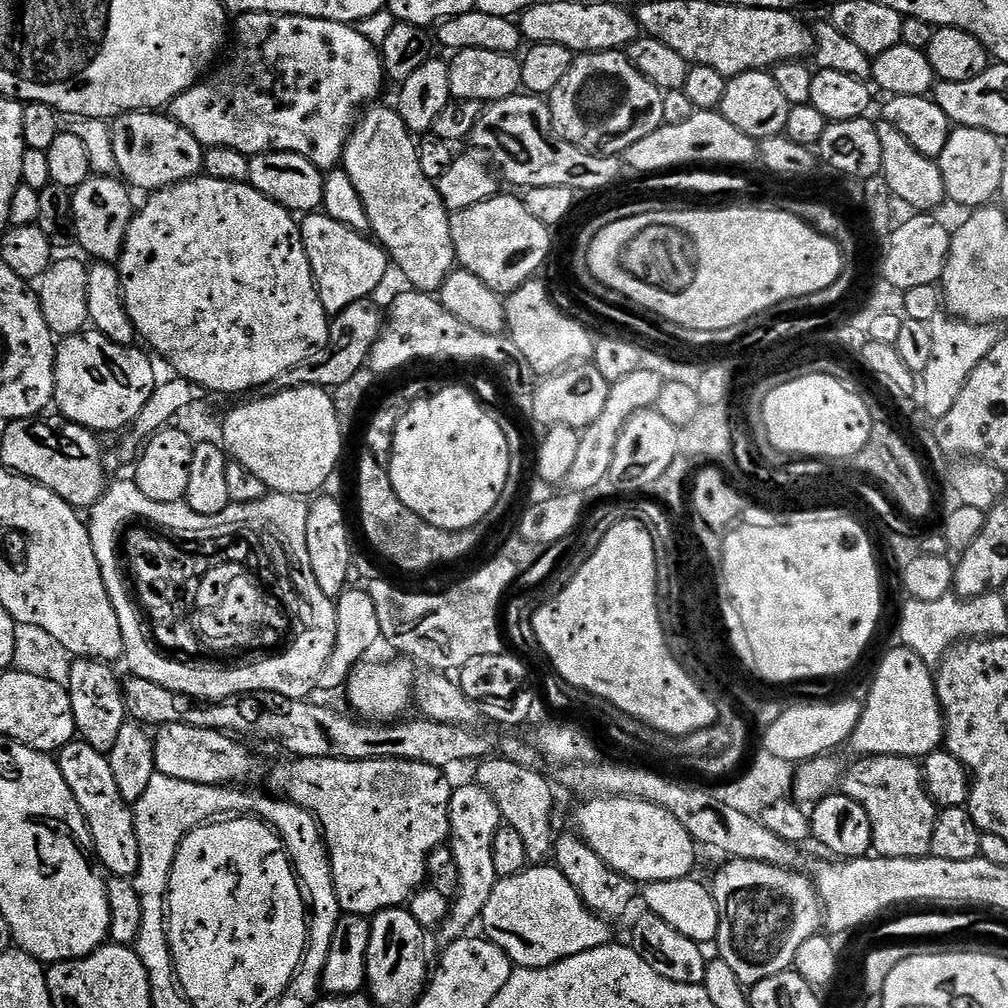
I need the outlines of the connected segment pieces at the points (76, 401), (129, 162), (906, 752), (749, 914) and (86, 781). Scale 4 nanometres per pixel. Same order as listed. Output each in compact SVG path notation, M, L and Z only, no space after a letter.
M95 330L76 332L73 336L63 337L56 345L56 395L55 407L60 407L60 412L65 421L81 424L83 428L91 428L97 434L103 432L116 432L119 428L127 429L142 414L146 402L150 402L150 394L156 389L158 375L152 365L153 357L147 351L139 352L139 347L110 342Z
M156 110L127 112L125 116L115 117L110 127L116 172L133 189L145 188L145 193L151 194L183 180L192 180L204 171L204 145L198 143L194 134L190 134L190 130L183 128L171 115Z
M895 646L880 660L868 701L863 701L860 721L852 731L850 748L866 756L906 756L923 758L944 742L944 712L936 697L933 669L918 654Z
M729 859L728 864L724 864L716 872L716 877L710 880L712 889L712 897L718 906L718 934L716 935L715 947L720 947L718 952L719 959L726 961L730 967L734 969L734 974L738 974L738 978L745 986L751 986L762 982L762 978L774 978L774 974L782 974L792 968L794 962L794 954L798 954L802 942L806 942L806 938L817 935L822 928L822 905L820 898L816 894L816 885L807 875L799 876L799 871L791 868L779 868L778 866L770 866L762 862L750 862L749 860Z
M77 738L60 749L58 763L62 770L62 778L66 778L66 786L70 786L86 818L96 859L100 861L105 873L112 876L135 877L140 865L136 818L133 809L124 800L118 782L114 780L114 770L110 770L107 755L94 750L94 746Z

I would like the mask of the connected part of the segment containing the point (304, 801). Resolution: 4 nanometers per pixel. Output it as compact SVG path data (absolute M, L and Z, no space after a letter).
M299 758L289 759L289 764L280 764L272 772L272 784L277 788L277 793L283 794L291 803L297 804L315 816L324 834L324 841L328 847L328 853L332 859L332 873L334 884L338 890L338 900L341 909L353 916L367 916L369 918L377 912L387 908L399 908L407 905L413 894L425 883L428 875L428 855L435 849L441 847L449 839L450 830L450 798L452 787L446 782L444 770L435 768L422 762L413 760L339 760L338 758Z

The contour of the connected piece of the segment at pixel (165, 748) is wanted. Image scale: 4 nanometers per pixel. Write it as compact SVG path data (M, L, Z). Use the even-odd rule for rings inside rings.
M161 724L154 736L154 762L156 770L166 774L166 778L178 778L195 784L214 784L217 786L240 786L243 780L252 776L256 768L256 760L248 748L243 748L239 739L223 732L216 732L213 728L195 728L185 724Z

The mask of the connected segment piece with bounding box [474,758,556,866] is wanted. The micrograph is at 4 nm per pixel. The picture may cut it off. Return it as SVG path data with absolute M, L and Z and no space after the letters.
M485 758L475 765L474 780L481 784L498 802L501 821L507 827L518 830L522 842L526 846L526 858L529 865L540 866L544 860L553 855L554 831L552 832L552 807L556 804L556 796L552 793L554 784L543 776L543 771L526 766L518 766L518 762L510 762L503 758Z

